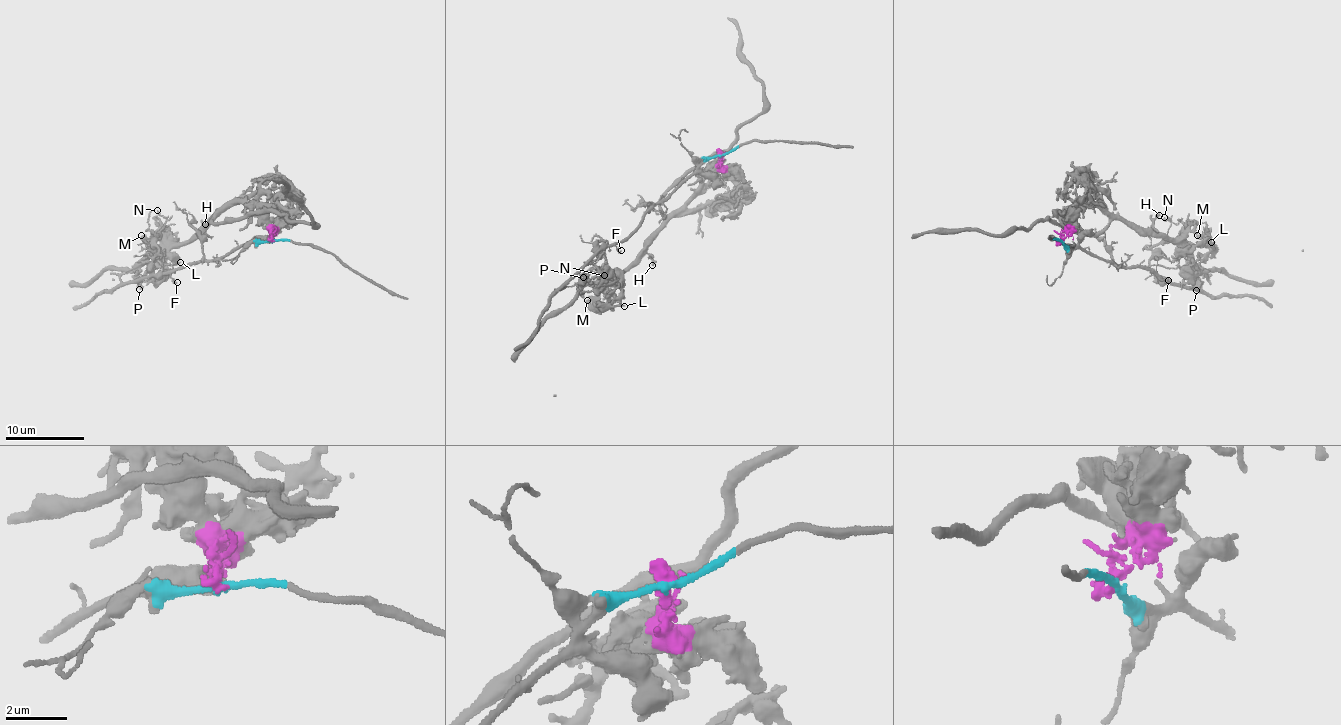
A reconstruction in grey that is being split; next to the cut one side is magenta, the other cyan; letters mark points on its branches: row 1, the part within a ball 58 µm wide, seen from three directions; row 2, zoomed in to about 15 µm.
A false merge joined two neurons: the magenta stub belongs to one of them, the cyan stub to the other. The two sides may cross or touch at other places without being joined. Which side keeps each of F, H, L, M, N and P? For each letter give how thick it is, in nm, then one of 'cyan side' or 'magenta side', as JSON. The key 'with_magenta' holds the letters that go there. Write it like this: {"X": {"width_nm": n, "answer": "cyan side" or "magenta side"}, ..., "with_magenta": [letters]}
{"F": {"width_nm": 90, "answer": "cyan side"}, "H": {"width_nm": 220, "answer": "magenta side"}, "L": {"width_nm": 160, "answer": "magenta side"}, "M": {"width_nm": 460, "answer": "magenta side"}, "N": {"width_nm": 150, "answer": "cyan side"}, "P": {"width_nm": 200, "answer": "magenta side"}, "with_magenta": ["H", "L", "M", "P"]}

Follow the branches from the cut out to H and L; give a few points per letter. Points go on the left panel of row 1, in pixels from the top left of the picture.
H: (273, 240), (267, 215), (243, 203), (224, 208), (200, 230), (204, 224)
L: (273, 240), (267, 215), (239, 202), (170, 251), (176, 261), (167, 262), (181, 262)

